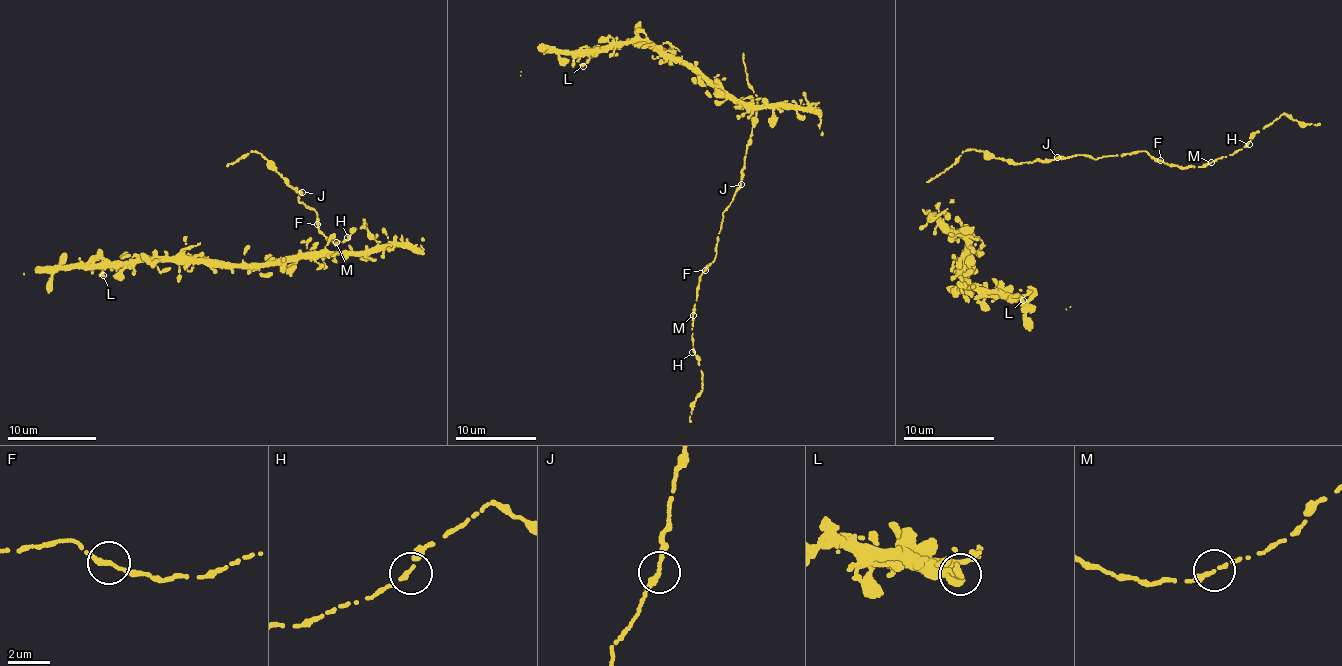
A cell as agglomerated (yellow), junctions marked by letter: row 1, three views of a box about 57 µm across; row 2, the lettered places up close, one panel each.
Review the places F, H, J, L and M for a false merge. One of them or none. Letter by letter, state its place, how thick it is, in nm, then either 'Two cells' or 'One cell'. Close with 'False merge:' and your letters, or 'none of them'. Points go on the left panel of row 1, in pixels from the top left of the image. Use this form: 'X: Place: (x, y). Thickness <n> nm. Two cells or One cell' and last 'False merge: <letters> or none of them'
F: Place: (317, 224). Thickness 240 nm. One cell
H: Place: (347, 237). Thickness 190 nm. One cell
J: Place: (302, 192). Thickness 240 nm. One cell
L: Place: (103, 275). Thickness 240 nm. One cell
M: Place: (336, 242). Thickness 200 nm. One cell
False merge: none of them

